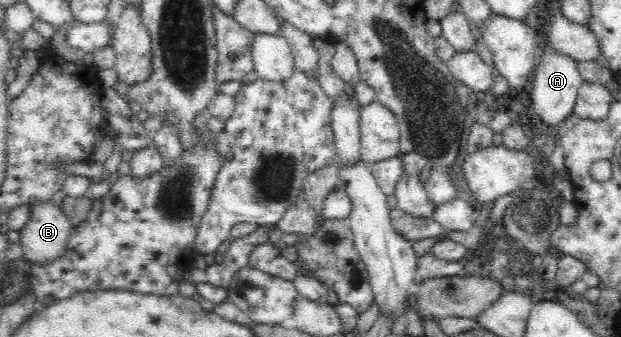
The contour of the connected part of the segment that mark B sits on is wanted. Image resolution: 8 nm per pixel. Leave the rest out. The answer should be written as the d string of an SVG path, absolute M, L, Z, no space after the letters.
M51 200L33 201L29 208L29 222L20 229L23 258L32 265L45 265L65 255L72 225Z

